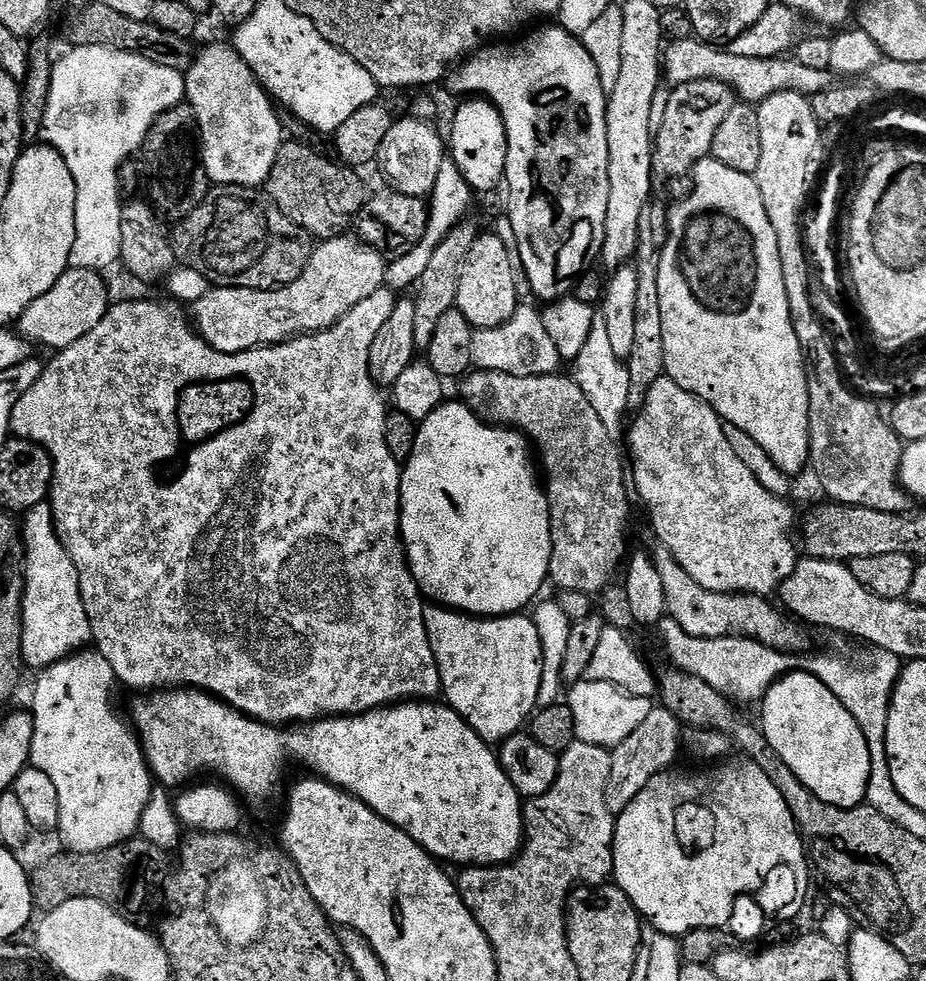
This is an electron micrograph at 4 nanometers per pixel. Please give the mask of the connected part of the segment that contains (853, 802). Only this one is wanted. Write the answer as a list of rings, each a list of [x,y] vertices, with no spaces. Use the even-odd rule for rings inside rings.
[[[797,670],[789,672],[776,680],[768,691],[764,693],[763,700],[759,701],[760,720],[758,727],[763,732],[766,742],[774,746],[778,758],[790,766],[790,770],[822,802],[839,808],[858,808],[868,799],[868,783],[870,782],[870,746],[866,746],[866,734],[854,722],[850,710],[834,698],[834,694],[818,678],[809,672]]]

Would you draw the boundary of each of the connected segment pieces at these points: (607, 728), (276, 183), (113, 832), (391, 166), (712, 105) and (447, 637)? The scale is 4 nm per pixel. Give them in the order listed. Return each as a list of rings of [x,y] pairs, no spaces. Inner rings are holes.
[[[583,679],[578,684],[571,685],[566,703],[574,714],[574,726],[576,727],[576,739],[582,742],[590,742],[594,746],[602,746],[609,750],[617,748],[638,726],[646,714],[650,714],[654,704],[646,697],[634,697],[627,694],[612,684],[600,681],[588,681]]]
[[[286,142],[278,150],[278,158],[274,158],[274,166],[266,181],[266,195],[278,210],[282,210],[282,214],[286,214],[286,218],[290,218],[290,222],[302,226],[302,230],[309,232],[317,241],[333,240],[353,227],[357,214],[362,210],[366,191],[360,181],[361,173],[347,164],[337,163],[335,159],[327,160],[322,153],[300,143],[304,142]]]
[[[81,650],[68,656],[65,660],[60,660],[57,664],[52,664],[39,673],[36,680],[36,689],[32,692],[32,721],[34,722],[34,738],[32,739],[32,759],[31,767],[42,770],[54,782],[54,787],[58,790],[58,806],[60,807],[60,826],[58,836],[64,839],[63,847],[74,852],[101,852],[110,850],[110,846],[124,844],[133,839],[140,832],[143,811],[147,809],[147,804],[151,800],[154,789],[154,777],[149,769],[148,761],[144,759],[144,749],[133,729],[112,709],[112,687],[117,687],[118,681],[114,670],[110,670],[110,662],[102,658],[99,650]]]
[[[419,118],[397,119],[390,134],[382,138],[382,150],[378,157],[378,169],[389,180],[391,187],[402,194],[427,197],[438,182],[438,170],[446,158],[446,140],[439,136],[429,121]]]
[[[699,80],[677,84],[672,88],[670,102],[666,106],[666,114],[662,122],[655,125],[654,143],[652,146],[652,178],[653,181],[676,180],[679,176],[687,177],[695,168],[697,160],[706,160],[711,157],[714,146],[714,134],[718,134],[718,126],[726,119],[726,114],[738,103],[738,97],[730,86],[717,80]]]
[[[428,606],[424,609],[424,621],[426,622],[426,634],[430,638],[430,650],[434,650],[434,662],[438,662],[442,696],[448,707],[455,710],[483,740],[489,742],[503,742],[506,737],[513,736],[516,732],[521,731],[529,723],[533,713],[537,711],[538,703],[536,704],[536,699],[542,696],[542,689],[546,679],[544,674],[544,659],[542,658],[542,638],[538,638],[538,626],[535,619],[528,614],[481,618],[478,616],[469,616],[463,612],[443,606]]]

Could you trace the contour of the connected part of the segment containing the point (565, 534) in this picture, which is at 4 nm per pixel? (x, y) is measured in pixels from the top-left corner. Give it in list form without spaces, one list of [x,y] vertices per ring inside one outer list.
[[[472,370],[463,377],[464,385],[460,388],[459,399],[469,410],[486,424],[495,424],[502,428],[511,428],[521,432],[534,445],[535,451],[538,453],[538,464],[542,469],[542,480],[546,485],[546,495],[548,497],[548,509],[550,510],[550,530],[552,531],[552,553],[550,554],[550,566],[548,574],[551,583],[557,584],[557,589],[565,592],[586,592],[589,594],[597,594],[608,584],[608,579],[616,572],[616,567],[623,565],[626,560],[626,552],[624,556],[624,535],[628,532],[628,515],[631,514],[632,508],[628,505],[628,492],[624,489],[624,480],[626,484],[626,460],[618,449],[617,441],[610,438],[610,434],[606,434],[606,426],[602,426],[602,418],[598,418],[598,413],[594,411],[594,406],[590,406],[586,394],[582,394],[582,390],[576,384],[575,379],[571,375],[557,374],[542,377],[519,377],[517,375],[486,372]]]

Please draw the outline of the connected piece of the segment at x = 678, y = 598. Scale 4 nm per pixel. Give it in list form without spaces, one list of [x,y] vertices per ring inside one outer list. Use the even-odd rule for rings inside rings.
[[[663,550],[657,552],[654,559],[658,574],[662,574],[662,586],[666,590],[667,615],[674,622],[678,622],[678,626],[682,626],[686,634],[694,638],[749,636],[751,640],[762,642],[767,648],[779,652],[800,654],[805,651],[803,648],[808,644],[808,636],[803,632],[805,629],[791,615],[781,611],[775,603],[772,605],[771,599],[751,596],[749,592],[706,590],[698,586],[698,582],[694,582],[694,578],[690,578],[690,574],[682,570],[682,566],[678,566],[678,562],[671,554]]]

